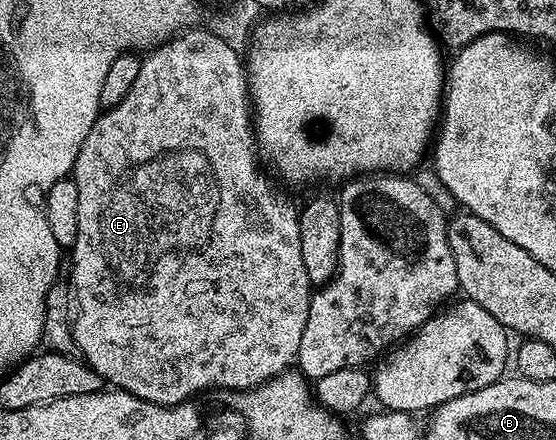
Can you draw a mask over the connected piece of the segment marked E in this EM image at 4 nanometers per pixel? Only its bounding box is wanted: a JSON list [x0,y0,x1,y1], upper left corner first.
[69,28,312,406]

